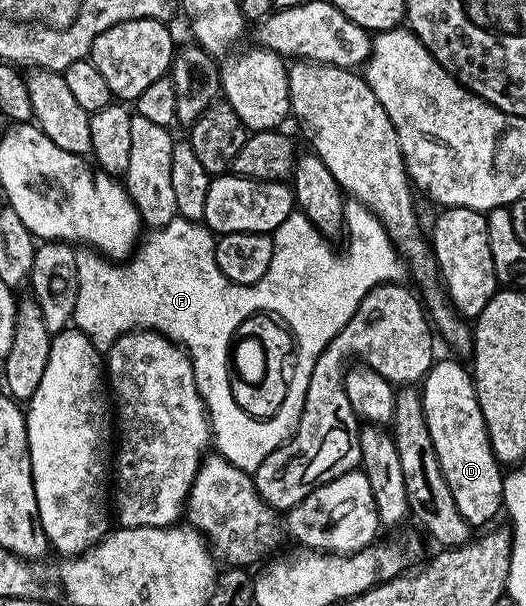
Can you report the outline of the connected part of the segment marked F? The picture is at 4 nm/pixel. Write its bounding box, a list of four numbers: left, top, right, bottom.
[72,200,406,472]

